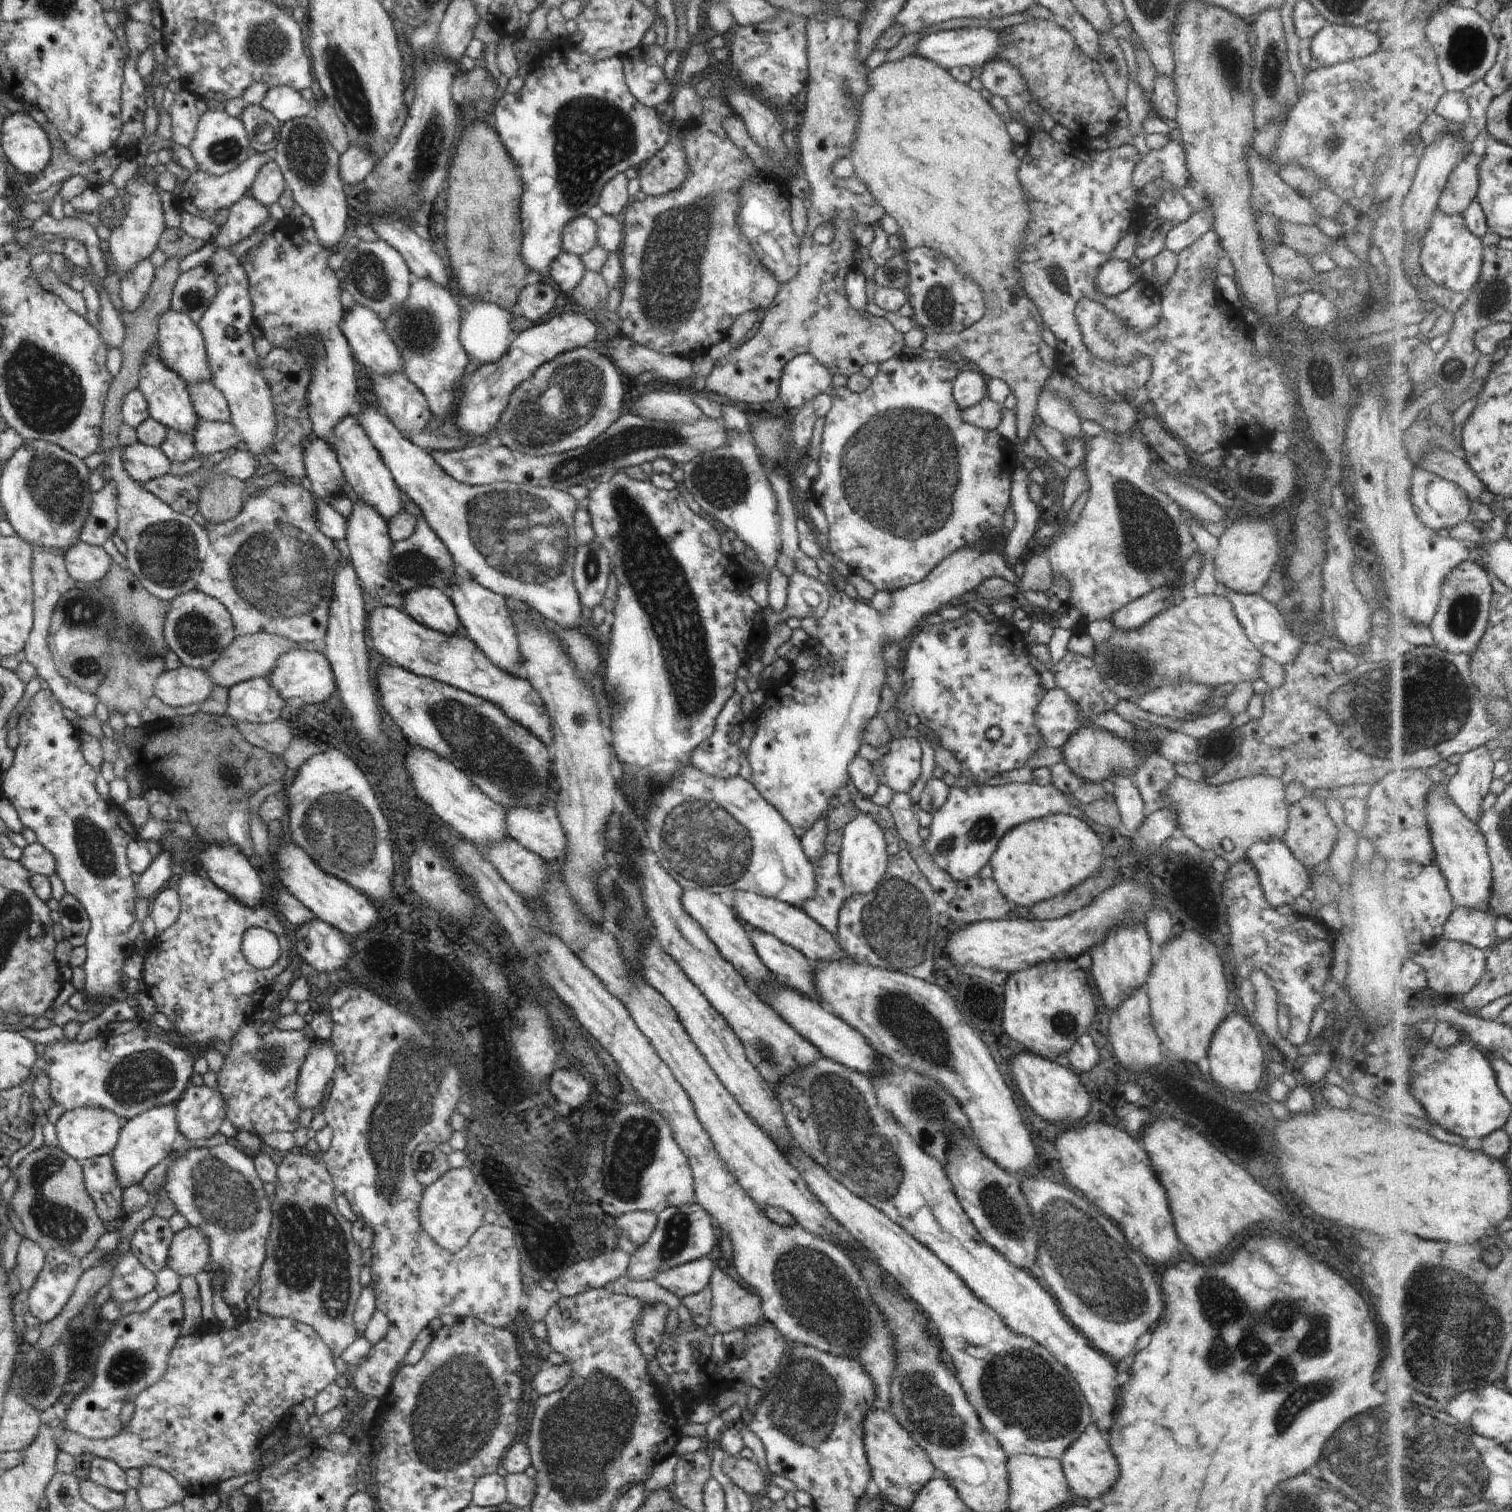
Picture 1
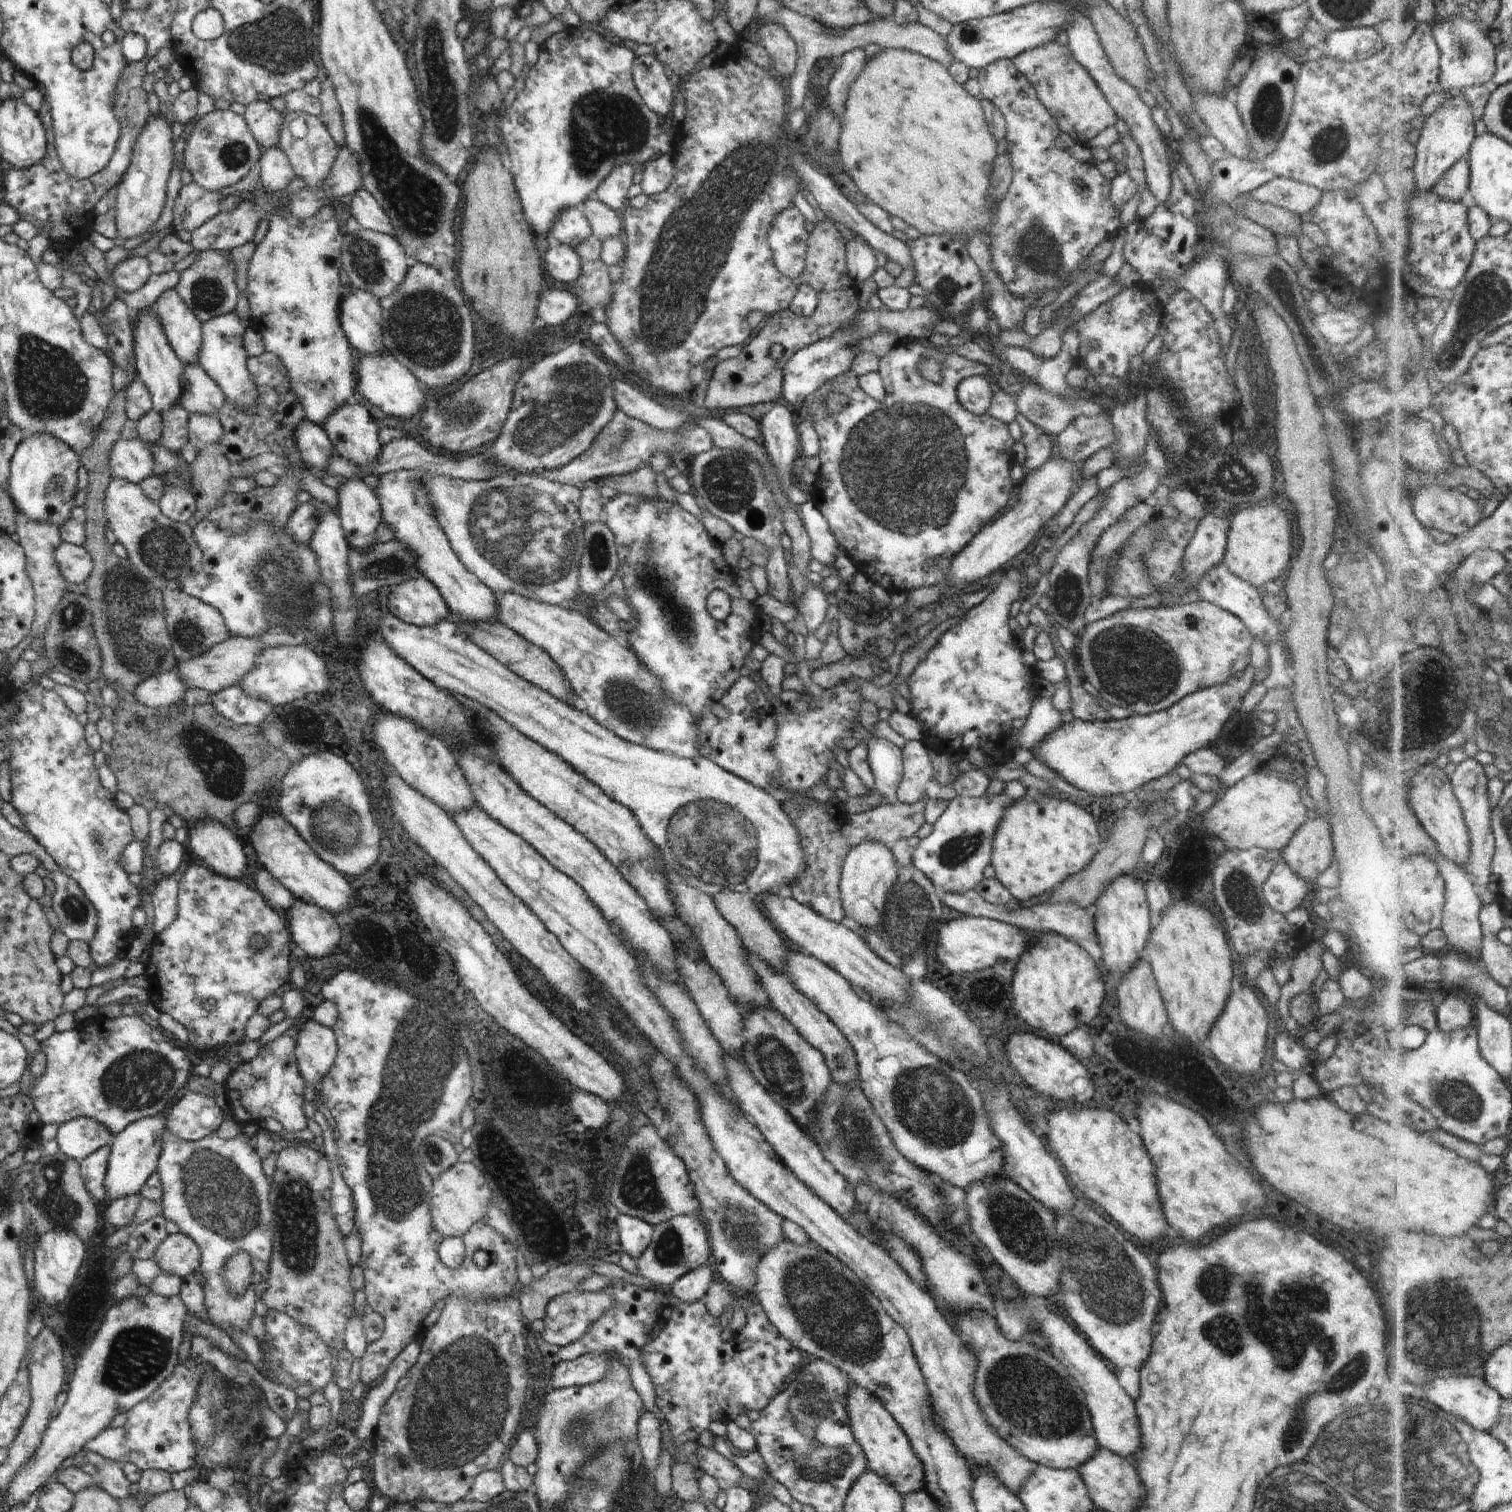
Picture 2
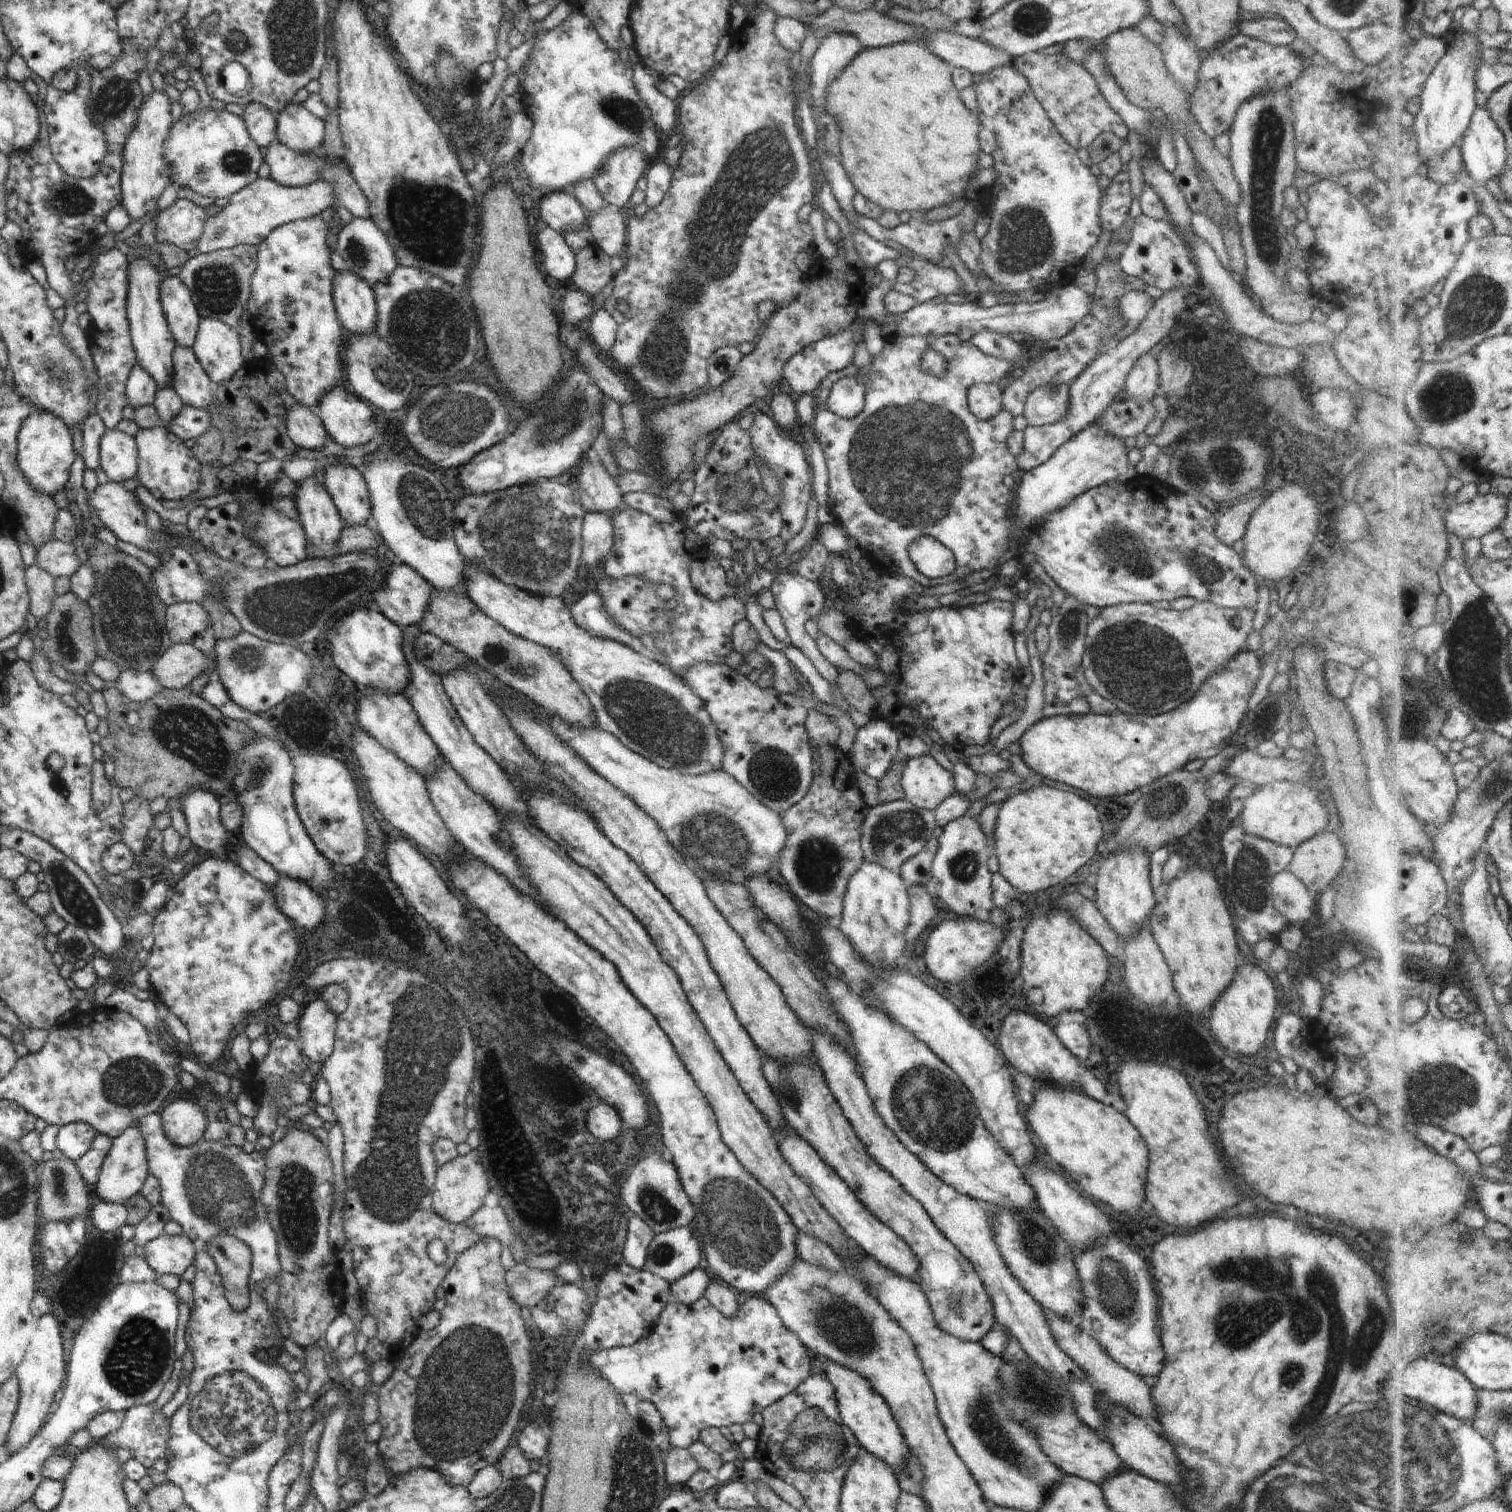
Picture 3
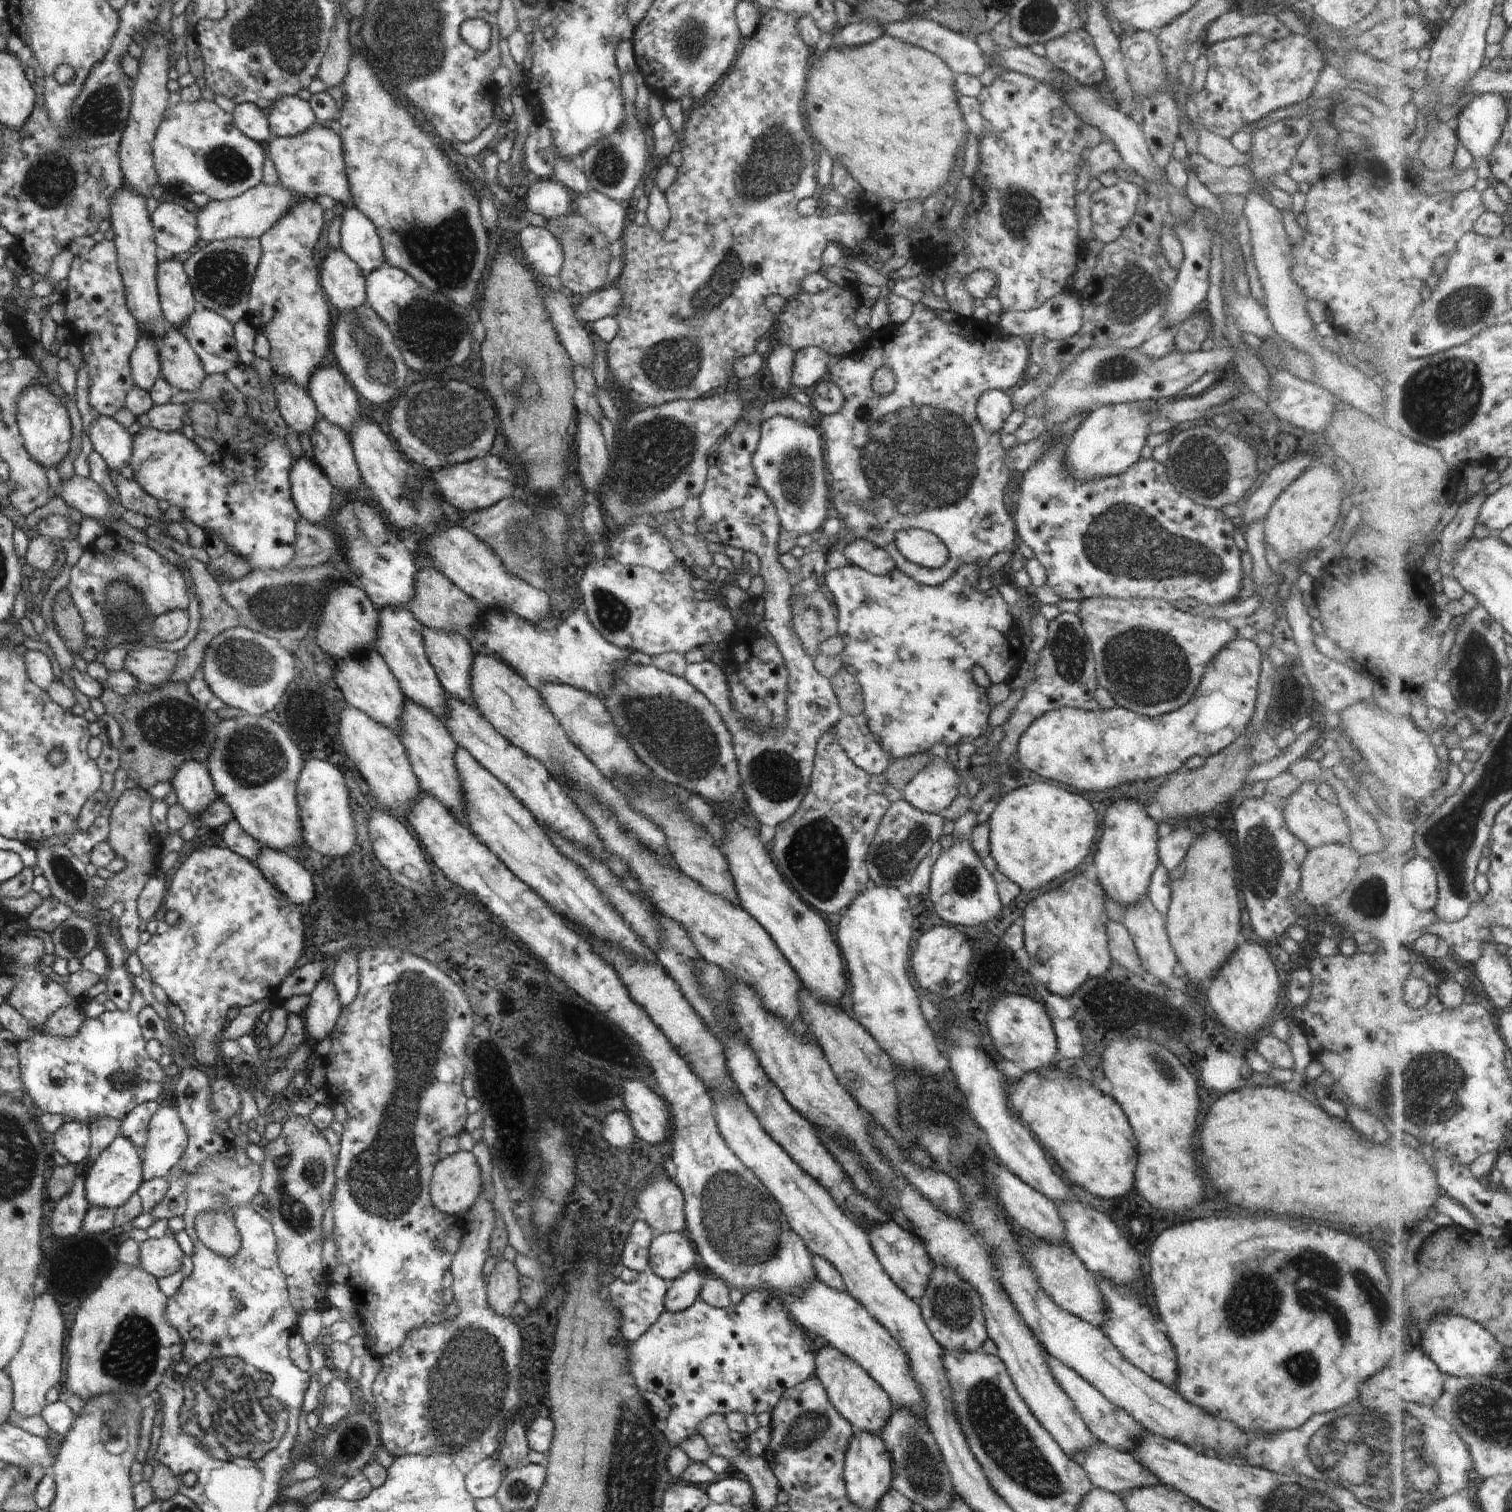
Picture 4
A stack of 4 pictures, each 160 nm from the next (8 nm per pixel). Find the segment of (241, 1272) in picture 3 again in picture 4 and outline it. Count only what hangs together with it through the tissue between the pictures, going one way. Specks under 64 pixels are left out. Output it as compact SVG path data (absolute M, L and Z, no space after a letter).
M224 1206L222 1210L206 1210L194 1220L198 1240L208 1250L224 1258L234 1258L242 1246L235 1226L234 1212L234 1208Z

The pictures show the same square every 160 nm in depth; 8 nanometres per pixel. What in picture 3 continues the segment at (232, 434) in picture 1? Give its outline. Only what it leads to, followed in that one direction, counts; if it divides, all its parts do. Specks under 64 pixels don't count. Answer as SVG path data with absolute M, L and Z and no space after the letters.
M184 405L180 414L174 420L170 420L167 430L185 442L189 439L200 438L212 427L212 418L210 418L208 409Z

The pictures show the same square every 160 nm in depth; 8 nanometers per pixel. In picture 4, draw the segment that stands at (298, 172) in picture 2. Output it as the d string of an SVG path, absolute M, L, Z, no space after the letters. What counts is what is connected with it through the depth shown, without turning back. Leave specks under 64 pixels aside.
M282 96L267 110L270 131L274 136L296 136L316 124L318 118L309 104L296 96Z

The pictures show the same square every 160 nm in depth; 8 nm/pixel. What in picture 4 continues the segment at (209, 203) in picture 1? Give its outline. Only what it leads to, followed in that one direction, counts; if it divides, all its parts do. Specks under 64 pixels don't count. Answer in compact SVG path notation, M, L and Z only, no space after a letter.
M161 203L151 216L155 244L177 256L200 239L192 213L173 203Z

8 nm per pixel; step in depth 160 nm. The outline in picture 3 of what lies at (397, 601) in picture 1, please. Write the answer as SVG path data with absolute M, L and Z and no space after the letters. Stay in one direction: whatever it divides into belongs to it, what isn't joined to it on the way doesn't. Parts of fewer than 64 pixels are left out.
M334 462L326 468L324 477L323 486L347 526L352 528L372 523L369 489L361 470L344 462Z

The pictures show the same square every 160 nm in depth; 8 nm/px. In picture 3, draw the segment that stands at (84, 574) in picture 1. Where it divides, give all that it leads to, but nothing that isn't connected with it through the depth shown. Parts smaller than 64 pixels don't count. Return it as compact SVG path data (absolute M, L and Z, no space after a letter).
M50 540L37 549L35 566L44 568L54 577L67 576L70 578L82 564L76 555L73 545L58 540Z

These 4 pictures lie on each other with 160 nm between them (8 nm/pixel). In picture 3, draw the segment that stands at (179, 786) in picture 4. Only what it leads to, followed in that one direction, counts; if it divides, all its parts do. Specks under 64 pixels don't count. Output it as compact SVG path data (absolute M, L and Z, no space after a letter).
M198 786L182 794L180 804L188 822L188 836L192 846L209 852L212 856L226 857L225 845L231 834L222 824L221 806L212 792Z

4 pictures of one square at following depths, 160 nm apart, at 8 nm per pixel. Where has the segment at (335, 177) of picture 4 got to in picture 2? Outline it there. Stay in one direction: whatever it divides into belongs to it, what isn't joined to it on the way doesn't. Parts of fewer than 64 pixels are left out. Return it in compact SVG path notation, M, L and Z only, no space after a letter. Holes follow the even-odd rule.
M278 146L263 149L259 162L261 168L260 187L267 193L284 191L296 177L288 157ZM360 187L355 192L354 200L350 202L349 207L351 216L354 216L362 227L395 238L390 217L366 189Z

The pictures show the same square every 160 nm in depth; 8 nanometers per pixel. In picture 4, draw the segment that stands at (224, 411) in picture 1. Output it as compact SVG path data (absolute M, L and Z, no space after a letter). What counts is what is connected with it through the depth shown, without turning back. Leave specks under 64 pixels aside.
M170 327L156 344L161 377L179 391L199 390L207 374L187 339Z

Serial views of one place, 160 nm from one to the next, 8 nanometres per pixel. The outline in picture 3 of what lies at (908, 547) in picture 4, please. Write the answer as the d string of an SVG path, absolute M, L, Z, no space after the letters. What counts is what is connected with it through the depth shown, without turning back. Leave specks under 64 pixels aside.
M920 536L908 548L908 556L920 574L930 579L950 575L955 570L952 552L930 536Z

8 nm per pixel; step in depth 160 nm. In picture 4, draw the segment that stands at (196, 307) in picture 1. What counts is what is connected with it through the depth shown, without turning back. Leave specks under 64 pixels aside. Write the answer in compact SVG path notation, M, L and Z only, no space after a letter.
M235 237L202 246L183 263L198 306L224 316L232 325L245 318L251 283L262 255L256 238Z

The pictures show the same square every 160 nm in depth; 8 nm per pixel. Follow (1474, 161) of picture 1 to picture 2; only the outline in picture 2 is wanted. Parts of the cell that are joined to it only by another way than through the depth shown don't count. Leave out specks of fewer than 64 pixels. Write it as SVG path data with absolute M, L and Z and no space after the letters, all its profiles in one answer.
M1464 157L1438 180L1434 190L1453 201L1469 200L1471 178L1471 157Z

